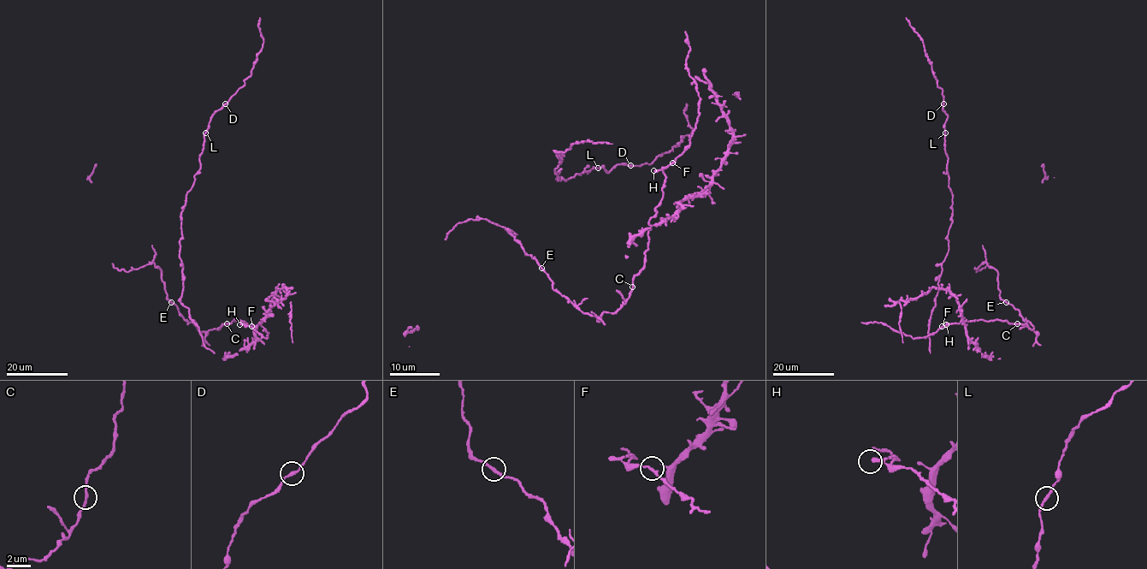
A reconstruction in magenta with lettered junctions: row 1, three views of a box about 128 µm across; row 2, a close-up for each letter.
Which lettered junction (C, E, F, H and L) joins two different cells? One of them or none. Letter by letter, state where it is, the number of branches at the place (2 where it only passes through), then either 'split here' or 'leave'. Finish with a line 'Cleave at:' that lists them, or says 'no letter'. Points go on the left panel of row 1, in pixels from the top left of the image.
C: place (227, 323); branches 2; leave
E: place (171, 302); branches 2; leave
F: place (251, 326); branches 2; leave
H: place (239, 324); branches 2; leave
L: place (205, 133); branches 2; leave
Cleave at: no letter

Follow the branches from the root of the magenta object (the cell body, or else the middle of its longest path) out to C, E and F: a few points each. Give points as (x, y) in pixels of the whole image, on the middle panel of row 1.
C: (653, 170), (661, 170), (665, 176), (663, 197), (649, 222), (644, 268), (634, 278), (633, 287)
E: (653, 170), (663, 171), (665, 183), (649, 222), (644, 268), (614, 313), (582, 313), (552, 287), (541, 268)
F: (653, 170), (664, 168), (672, 162)

